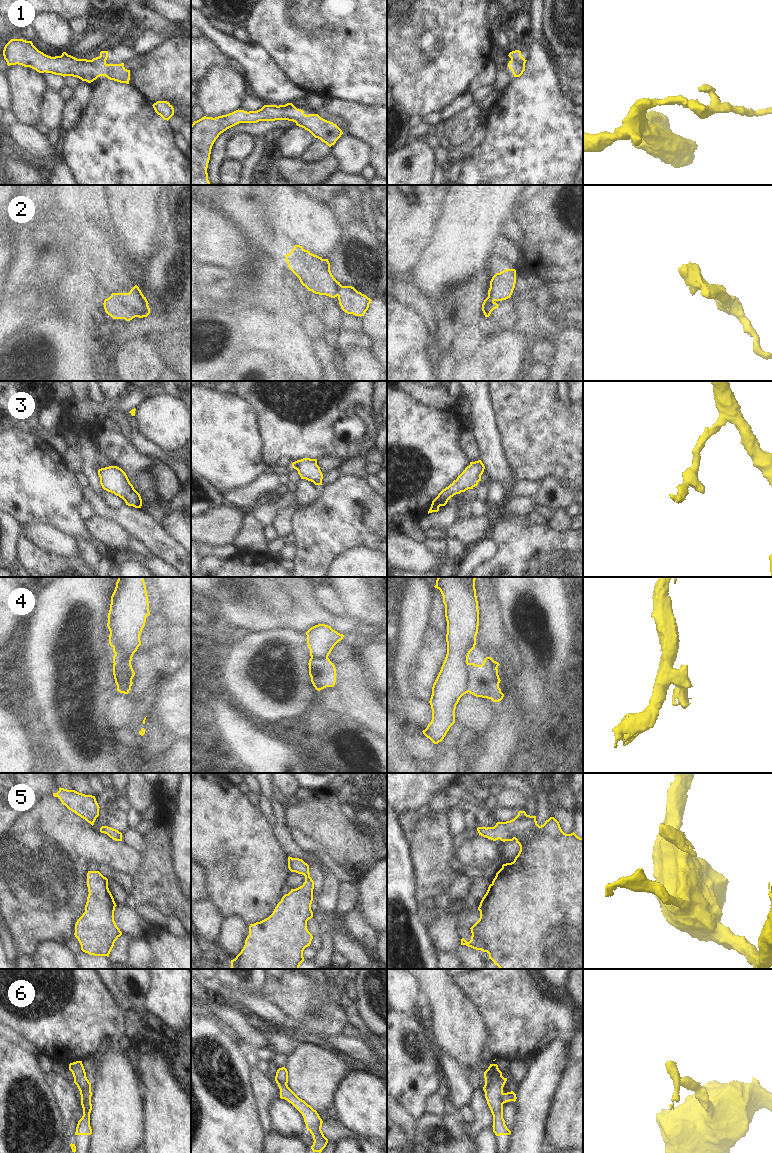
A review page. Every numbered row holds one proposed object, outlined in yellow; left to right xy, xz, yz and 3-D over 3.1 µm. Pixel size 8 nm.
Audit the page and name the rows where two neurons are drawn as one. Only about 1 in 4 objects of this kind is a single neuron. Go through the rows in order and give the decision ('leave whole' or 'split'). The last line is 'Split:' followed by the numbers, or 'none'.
1: leave whole
2: split
3: leave whole
4: split
5: leave whole
6: split
Split: 2, 4, 6

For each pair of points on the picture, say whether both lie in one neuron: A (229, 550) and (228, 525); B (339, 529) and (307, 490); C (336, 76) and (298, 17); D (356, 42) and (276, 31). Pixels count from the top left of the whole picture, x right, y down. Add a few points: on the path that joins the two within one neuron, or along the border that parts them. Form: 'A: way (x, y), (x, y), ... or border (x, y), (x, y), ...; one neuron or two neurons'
A: border (232, 544), (224, 546), (205, 545); two neurons
B: border (321, 486), (319, 496), (314, 502), (297, 504); two neurons
C: way (336, 61), (336, 55), (313, 32); one neuron
D: way (336, 32), (296, 31); one neuron

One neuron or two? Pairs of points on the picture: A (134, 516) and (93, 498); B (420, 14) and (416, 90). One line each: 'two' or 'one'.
A: one
B: one

